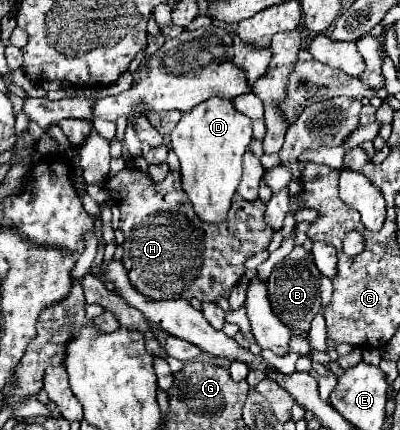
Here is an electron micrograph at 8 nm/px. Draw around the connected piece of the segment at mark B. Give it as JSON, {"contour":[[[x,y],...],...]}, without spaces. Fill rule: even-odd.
{"contour":[[[295,246],[289,256],[283,258],[281,264],[277,264],[267,280],[269,290],[269,302],[273,308],[273,314],[291,330],[303,330],[309,332],[311,320],[321,310],[321,296],[319,296],[319,278],[317,278],[317,266],[313,264],[311,254],[303,246]]]}

